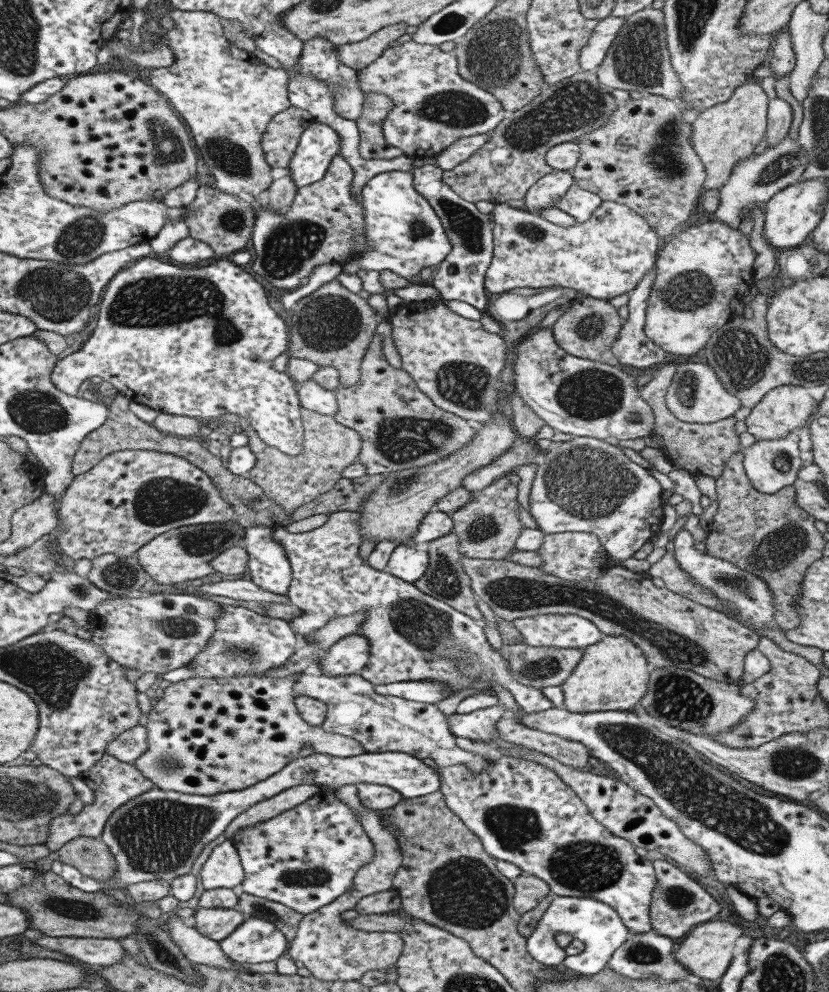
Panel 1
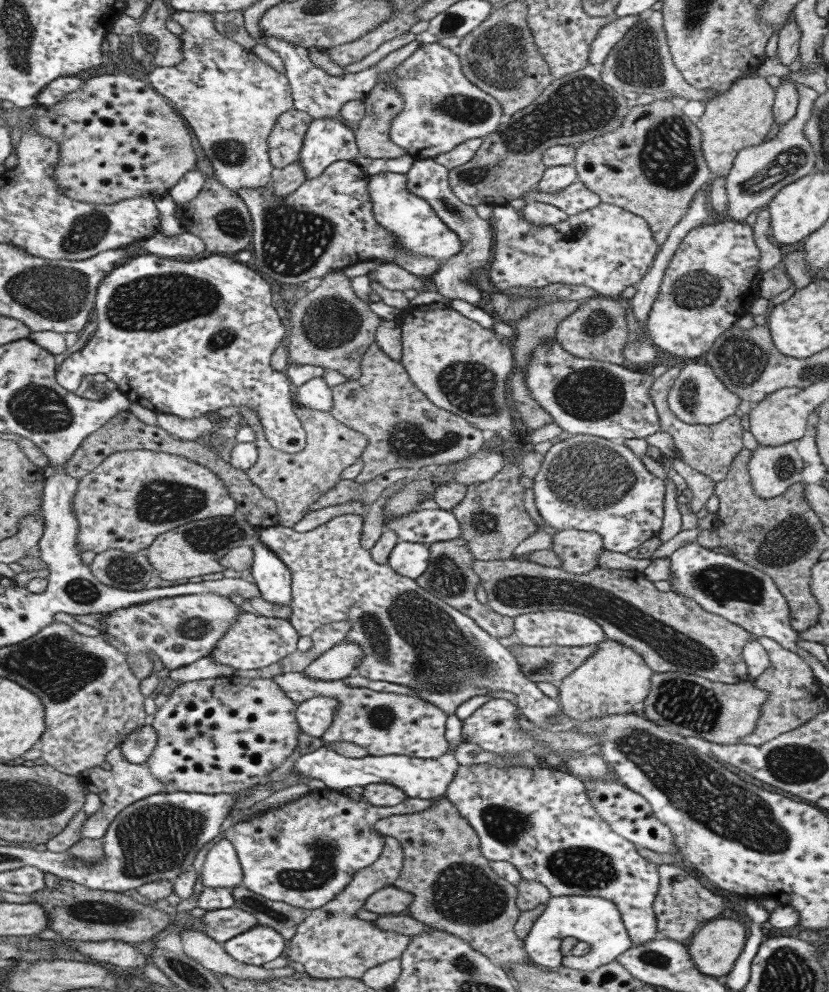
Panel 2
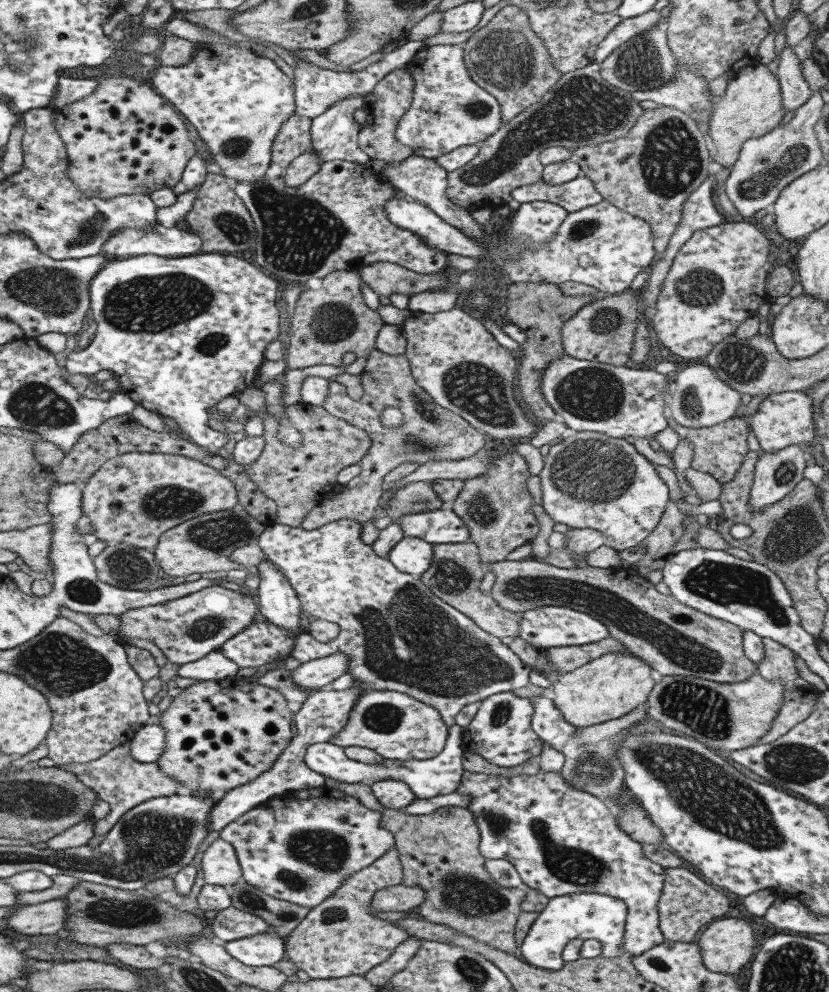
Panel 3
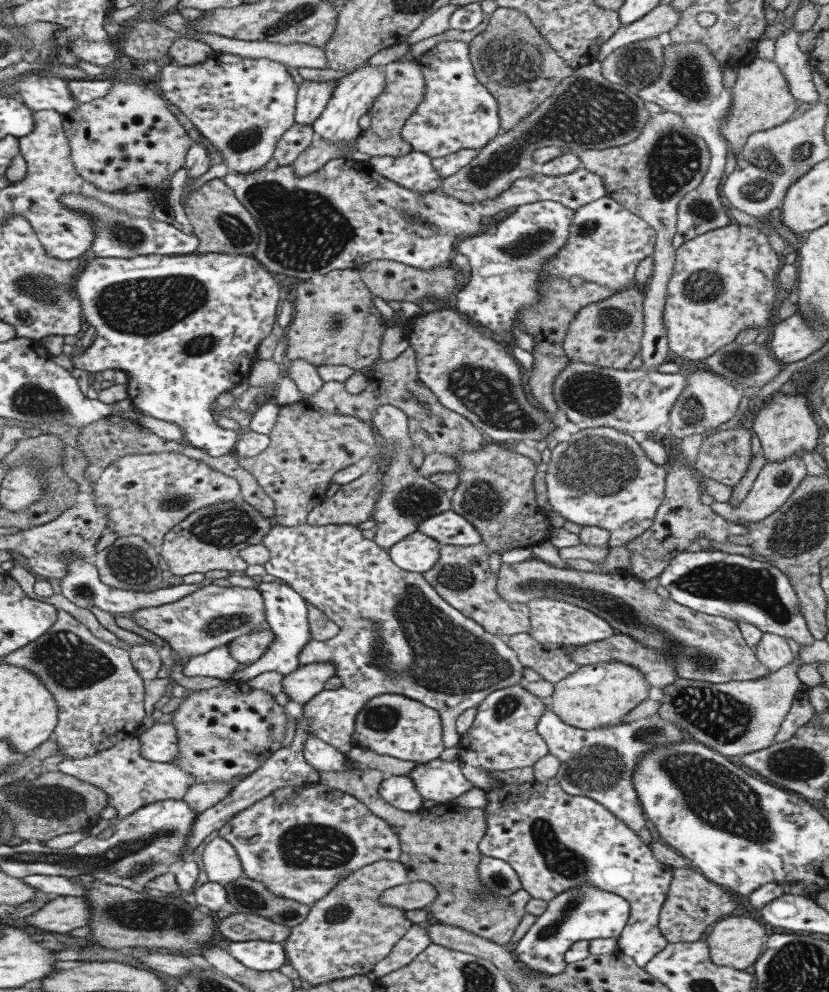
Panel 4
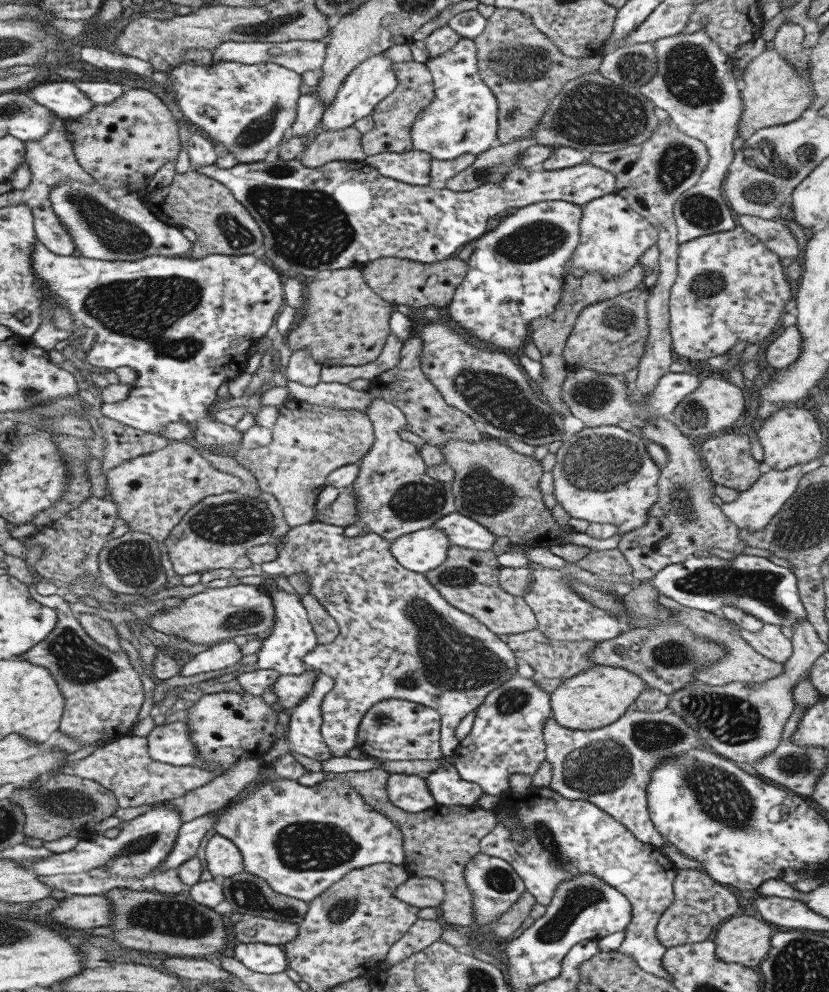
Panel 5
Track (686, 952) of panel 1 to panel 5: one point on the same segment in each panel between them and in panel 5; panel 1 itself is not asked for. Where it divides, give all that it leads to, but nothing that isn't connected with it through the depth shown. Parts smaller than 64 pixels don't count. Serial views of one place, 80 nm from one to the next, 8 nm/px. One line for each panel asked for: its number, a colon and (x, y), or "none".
2: (713, 947)
3: (726, 944)
4: (736, 941)
5: (743, 939)

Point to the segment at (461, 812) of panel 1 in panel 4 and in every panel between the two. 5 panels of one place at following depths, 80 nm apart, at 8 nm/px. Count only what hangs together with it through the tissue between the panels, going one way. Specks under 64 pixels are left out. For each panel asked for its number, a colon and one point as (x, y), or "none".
2: (539, 819)
3: (561, 840)
4: (554, 841)

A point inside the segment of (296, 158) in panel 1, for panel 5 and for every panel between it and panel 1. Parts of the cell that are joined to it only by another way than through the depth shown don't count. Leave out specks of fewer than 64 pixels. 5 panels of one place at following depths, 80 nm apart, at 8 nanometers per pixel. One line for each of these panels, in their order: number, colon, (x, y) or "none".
2: (326, 140)
3: (333, 134)
4: (353, 95)
5: (371, 80)

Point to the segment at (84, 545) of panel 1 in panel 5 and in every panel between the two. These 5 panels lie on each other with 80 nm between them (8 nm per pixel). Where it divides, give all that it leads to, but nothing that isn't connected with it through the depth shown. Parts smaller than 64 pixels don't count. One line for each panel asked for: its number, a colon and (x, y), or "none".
2: (131, 496)
3: (134, 497)
4: (145, 495)
5: (151, 492)

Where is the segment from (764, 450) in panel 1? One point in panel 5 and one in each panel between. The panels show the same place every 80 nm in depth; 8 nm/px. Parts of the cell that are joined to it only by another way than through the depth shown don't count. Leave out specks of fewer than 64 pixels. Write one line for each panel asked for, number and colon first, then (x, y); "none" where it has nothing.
2: (772, 469)
3: (774, 474)
4: (774, 482)
5: (753, 508)

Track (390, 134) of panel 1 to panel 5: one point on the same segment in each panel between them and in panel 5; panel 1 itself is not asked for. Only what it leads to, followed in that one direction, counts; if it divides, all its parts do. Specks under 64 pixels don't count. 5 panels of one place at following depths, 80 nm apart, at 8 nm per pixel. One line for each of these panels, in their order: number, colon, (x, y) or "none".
2: (440, 109)
3: (447, 110)
4: (455, 113)
5: (461, 118)

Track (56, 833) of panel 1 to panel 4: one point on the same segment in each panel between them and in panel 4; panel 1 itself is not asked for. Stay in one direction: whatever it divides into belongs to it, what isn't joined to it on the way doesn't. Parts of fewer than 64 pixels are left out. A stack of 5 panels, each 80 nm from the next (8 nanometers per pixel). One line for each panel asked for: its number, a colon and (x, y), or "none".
2: (117, 783)
3: (116, 778)
4: (129, 781)

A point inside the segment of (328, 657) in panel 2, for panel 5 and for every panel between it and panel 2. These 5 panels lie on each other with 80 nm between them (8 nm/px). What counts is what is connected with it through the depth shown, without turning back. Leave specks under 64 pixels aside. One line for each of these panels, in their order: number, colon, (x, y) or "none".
3: (316, 674)
4: (300, 685)
5: (290, 690)

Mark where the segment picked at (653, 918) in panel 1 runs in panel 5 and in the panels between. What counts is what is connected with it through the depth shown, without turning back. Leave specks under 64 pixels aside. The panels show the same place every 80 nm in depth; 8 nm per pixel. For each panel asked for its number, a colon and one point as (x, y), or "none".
2: (681, 904)
3: (686, 904)
4: (692, 904)
5: (700, 904)

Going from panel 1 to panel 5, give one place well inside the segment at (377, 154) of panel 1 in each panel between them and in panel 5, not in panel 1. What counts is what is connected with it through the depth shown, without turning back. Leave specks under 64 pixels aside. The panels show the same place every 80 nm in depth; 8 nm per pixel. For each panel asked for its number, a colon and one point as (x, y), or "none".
2: (382, 102)
3: (384, 104)
4: (404, 83)
5: (392, 116)

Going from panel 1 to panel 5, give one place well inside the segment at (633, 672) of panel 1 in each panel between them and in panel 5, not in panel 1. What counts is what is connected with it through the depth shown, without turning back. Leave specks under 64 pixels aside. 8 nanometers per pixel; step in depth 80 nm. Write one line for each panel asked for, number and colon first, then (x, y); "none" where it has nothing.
2: (611, 680)
3: (611, 685)
4: (595, 695)
5: (598, 696)

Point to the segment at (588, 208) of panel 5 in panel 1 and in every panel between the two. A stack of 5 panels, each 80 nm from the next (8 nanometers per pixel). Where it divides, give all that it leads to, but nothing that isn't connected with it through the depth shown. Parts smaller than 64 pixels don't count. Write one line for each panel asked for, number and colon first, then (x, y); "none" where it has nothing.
1: (606, 255)
2: (606, 248)
3: (601, 246)
4: (605, 242)

